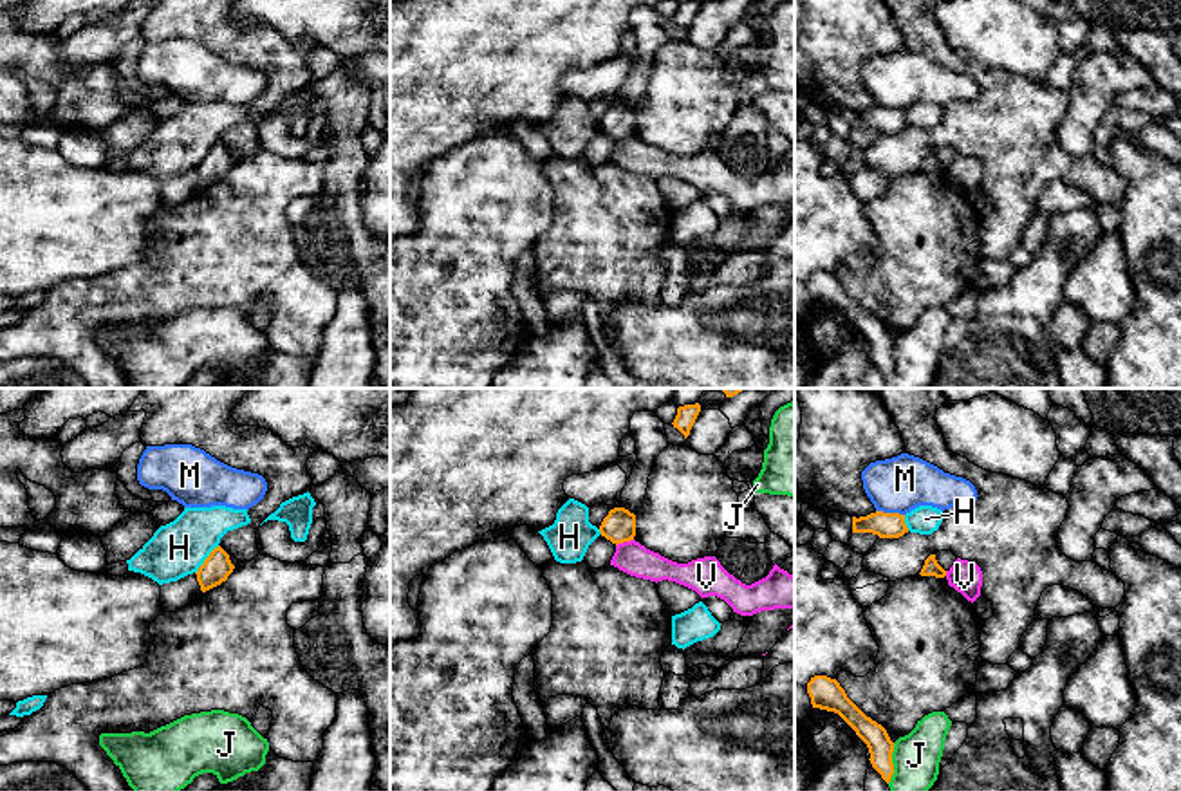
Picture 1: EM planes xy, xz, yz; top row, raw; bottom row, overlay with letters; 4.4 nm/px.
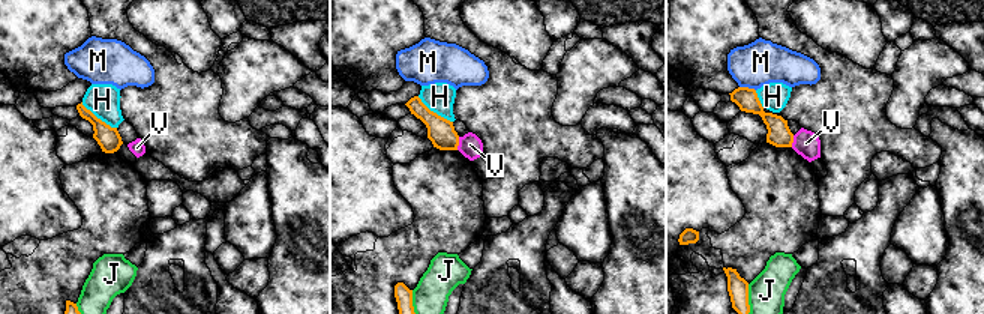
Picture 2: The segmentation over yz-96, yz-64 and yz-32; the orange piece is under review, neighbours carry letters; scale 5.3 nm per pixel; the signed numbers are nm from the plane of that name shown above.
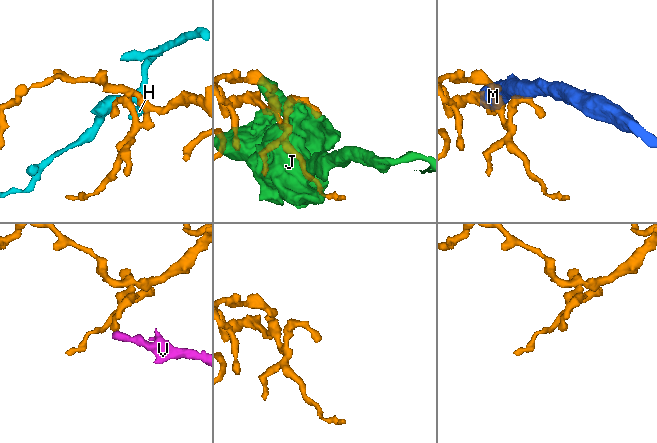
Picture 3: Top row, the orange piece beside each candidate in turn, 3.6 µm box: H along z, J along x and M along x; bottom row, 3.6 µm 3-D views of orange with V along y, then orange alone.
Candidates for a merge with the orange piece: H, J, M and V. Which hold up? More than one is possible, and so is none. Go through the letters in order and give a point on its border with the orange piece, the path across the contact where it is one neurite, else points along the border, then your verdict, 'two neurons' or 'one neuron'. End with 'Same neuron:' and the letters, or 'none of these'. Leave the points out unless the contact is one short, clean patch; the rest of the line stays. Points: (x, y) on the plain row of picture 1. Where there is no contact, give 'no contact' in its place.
H: contact xy (206, 154); two neurons
J: contact yz (891, 358); two neurons
M: contact yz (891, 109); border yz (876, 105), (903, 111); two neurons
V: contact xz (623, 136); border xz (632, 134), (616, 141); two neurons
Same neuron: none of these

